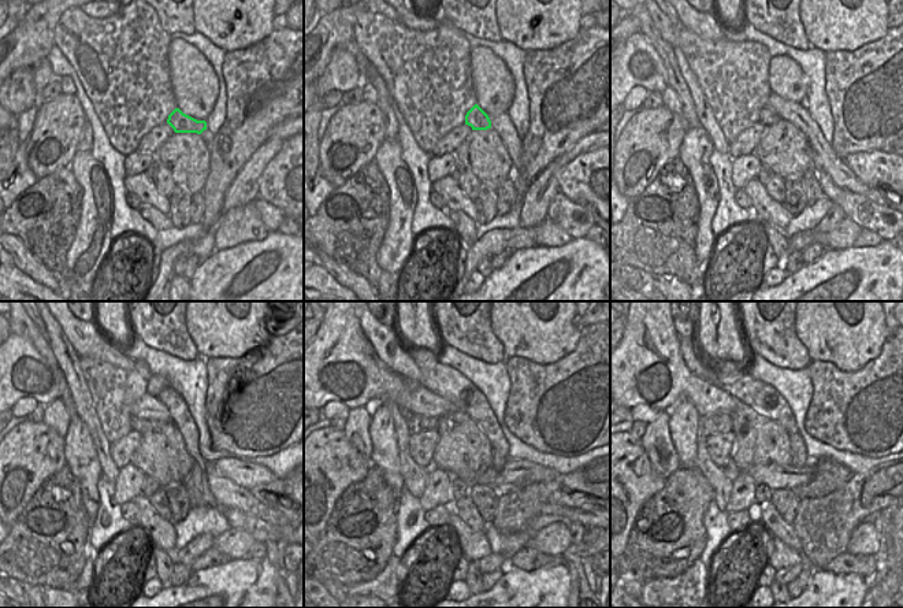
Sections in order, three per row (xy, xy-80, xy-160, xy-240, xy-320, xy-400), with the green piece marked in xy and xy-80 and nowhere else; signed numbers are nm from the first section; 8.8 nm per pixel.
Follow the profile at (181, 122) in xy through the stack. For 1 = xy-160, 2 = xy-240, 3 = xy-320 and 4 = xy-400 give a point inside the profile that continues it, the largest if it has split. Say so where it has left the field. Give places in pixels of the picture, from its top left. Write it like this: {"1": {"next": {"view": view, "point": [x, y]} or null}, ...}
{"1": {"next": {"view": "xy-160", "point": [768, 118]}}, "2": {"next": {"view": "xy-240", "point": [140, 425]}}, "3": {"next": {"view": "xy-320", "point": [427, 423]}}, "4": {"next": {"view": "xy-400", "point": [721, 422]}}}

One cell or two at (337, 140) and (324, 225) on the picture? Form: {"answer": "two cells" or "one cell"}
{"answer": "two cells"}

